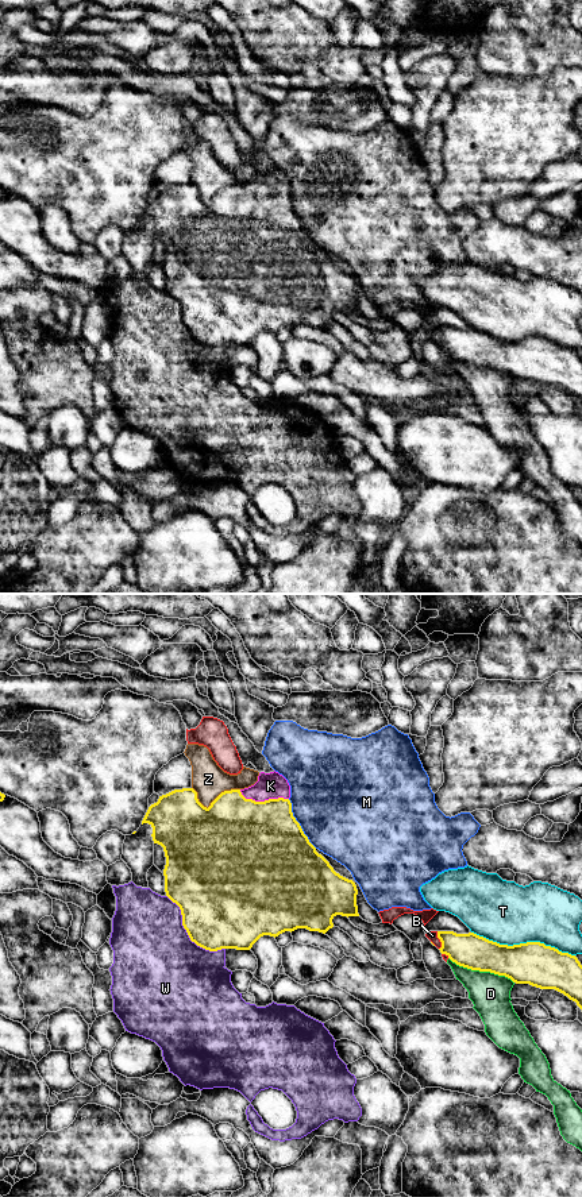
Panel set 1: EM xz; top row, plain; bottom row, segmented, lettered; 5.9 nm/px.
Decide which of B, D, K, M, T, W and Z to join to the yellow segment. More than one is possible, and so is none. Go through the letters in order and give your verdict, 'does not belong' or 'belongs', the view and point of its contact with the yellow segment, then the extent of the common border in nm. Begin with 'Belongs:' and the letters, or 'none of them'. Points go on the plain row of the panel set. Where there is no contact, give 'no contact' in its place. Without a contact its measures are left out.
Belongs: K
B: does not belong | xz (440, 336) | 110 nm
D: does not belong | xz (481, 366) | 420 nm
K: belongs | xz (265, 196) | 300 nm
M: does not belong | xz (299, 219) | 340 nm
T: does not belong | xz (523, 339) | 650 nm
W: does not belong | xz (188, 329) | 480 nm
Z: does not belong | xz (212, 197) | 280 nm

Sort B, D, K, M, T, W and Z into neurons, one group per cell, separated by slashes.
B D / K / M / T / W / Z

